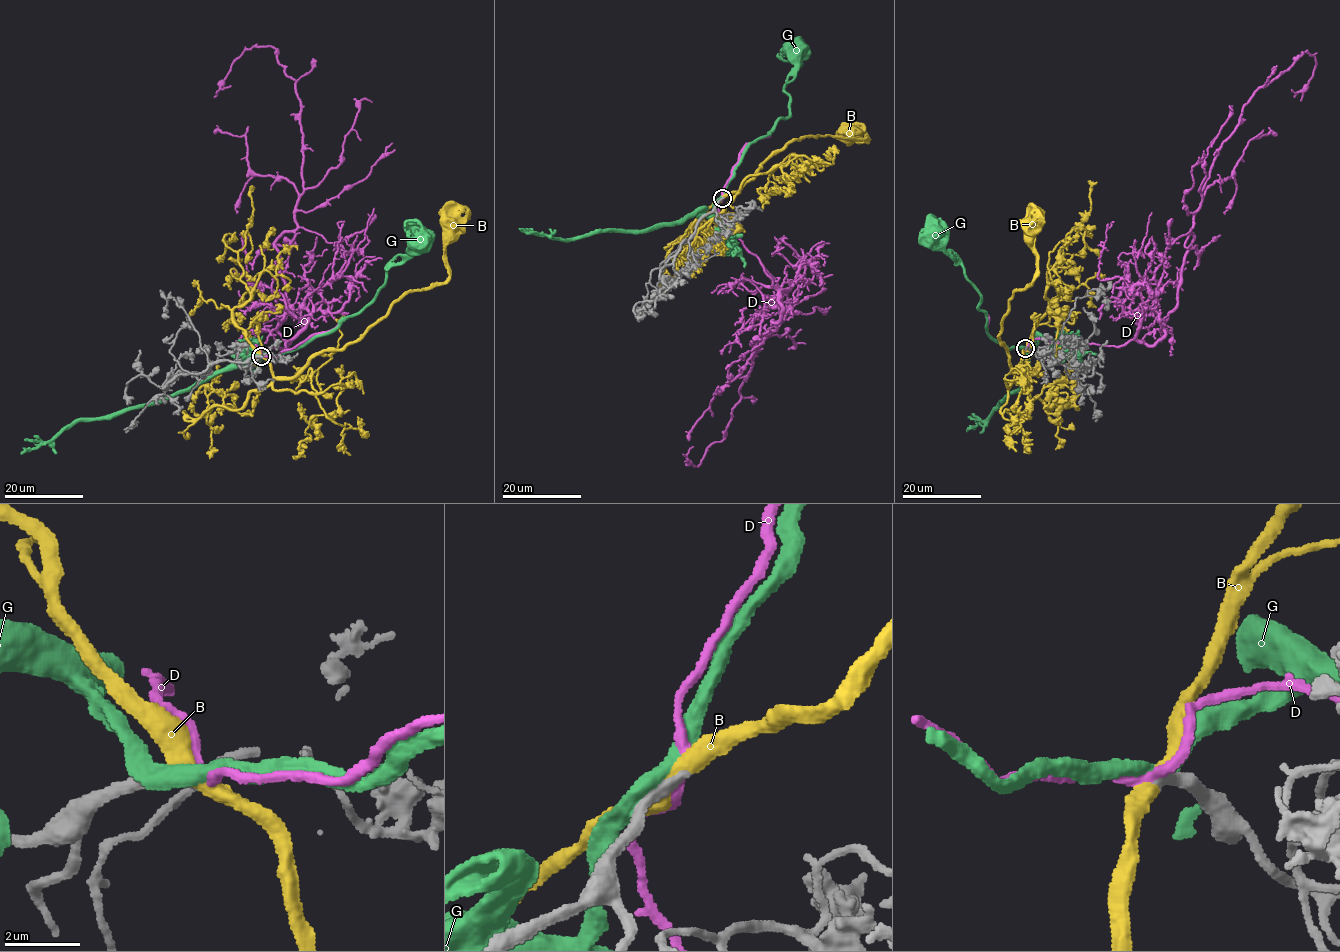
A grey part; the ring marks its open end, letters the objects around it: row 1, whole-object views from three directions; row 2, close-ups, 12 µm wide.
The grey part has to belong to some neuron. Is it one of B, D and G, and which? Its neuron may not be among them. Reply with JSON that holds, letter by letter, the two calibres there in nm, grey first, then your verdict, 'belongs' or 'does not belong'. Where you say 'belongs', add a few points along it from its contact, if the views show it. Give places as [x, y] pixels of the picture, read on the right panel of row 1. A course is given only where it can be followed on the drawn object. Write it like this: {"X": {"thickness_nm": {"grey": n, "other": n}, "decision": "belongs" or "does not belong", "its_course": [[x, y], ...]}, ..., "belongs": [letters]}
{"B": {"thickness_nm": {"grey": 400, "other": 400}, "decision": "belongs", "its_course": [[1026, 348], [1014, 370], [999, 336], [1015, 291], [1034, 277], [1037, 253], [1026, 240], [1027, 224]]}, "D": {"thickness_nm": {"grey": 360, "other": 280}, "decision": "does not belong"}, "G": {"thickness_nm": {"grey": 440, "other": 440}, "decision": "does not belong"}, "belongs": ["B"]}

